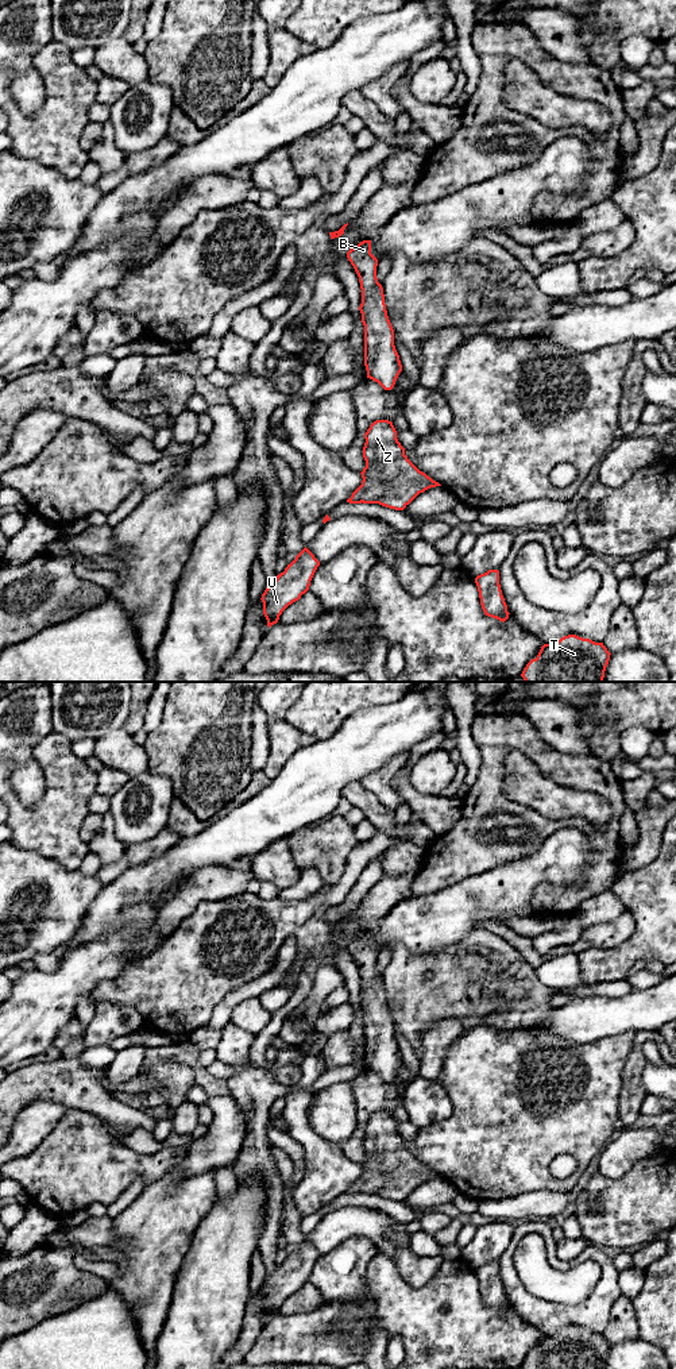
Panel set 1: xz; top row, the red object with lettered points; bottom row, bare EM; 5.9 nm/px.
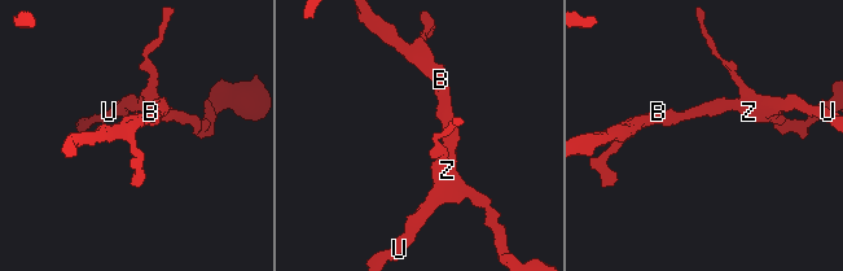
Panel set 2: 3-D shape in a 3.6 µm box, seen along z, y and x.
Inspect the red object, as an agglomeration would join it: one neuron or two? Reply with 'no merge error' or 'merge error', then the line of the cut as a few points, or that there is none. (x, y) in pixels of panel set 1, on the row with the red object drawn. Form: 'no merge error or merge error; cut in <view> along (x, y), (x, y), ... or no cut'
no merge error; no cut

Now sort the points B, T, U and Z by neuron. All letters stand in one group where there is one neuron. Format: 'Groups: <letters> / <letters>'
Groups: B T U Z

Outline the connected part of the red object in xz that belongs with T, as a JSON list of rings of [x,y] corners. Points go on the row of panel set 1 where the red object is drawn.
[[[568,635],[553,644],[544,644],[521,676],[525,682],[603,682],[610,655],[603,643]]]

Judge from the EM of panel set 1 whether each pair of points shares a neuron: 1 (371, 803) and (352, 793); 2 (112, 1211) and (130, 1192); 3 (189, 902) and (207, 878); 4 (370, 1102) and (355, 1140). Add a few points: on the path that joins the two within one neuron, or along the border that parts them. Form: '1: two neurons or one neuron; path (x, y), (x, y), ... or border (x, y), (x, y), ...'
1: one neuron; path (367, 802), (356, 794)
2: one neuron; path (116, 1207), (127, 1196)
3: one neuron; path (189, 897), (203, 883)
4: one neuron; path (363, 1111), (360, 1130)

